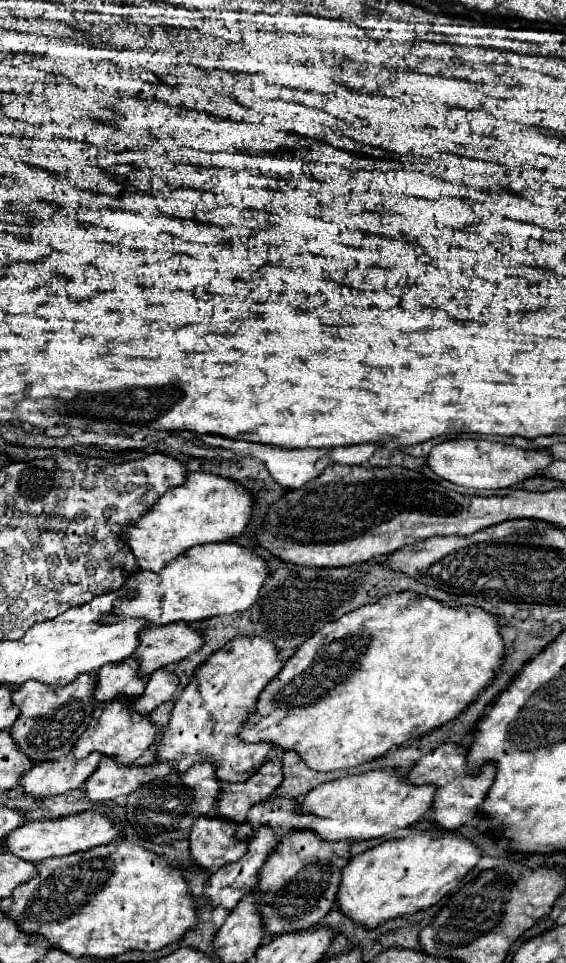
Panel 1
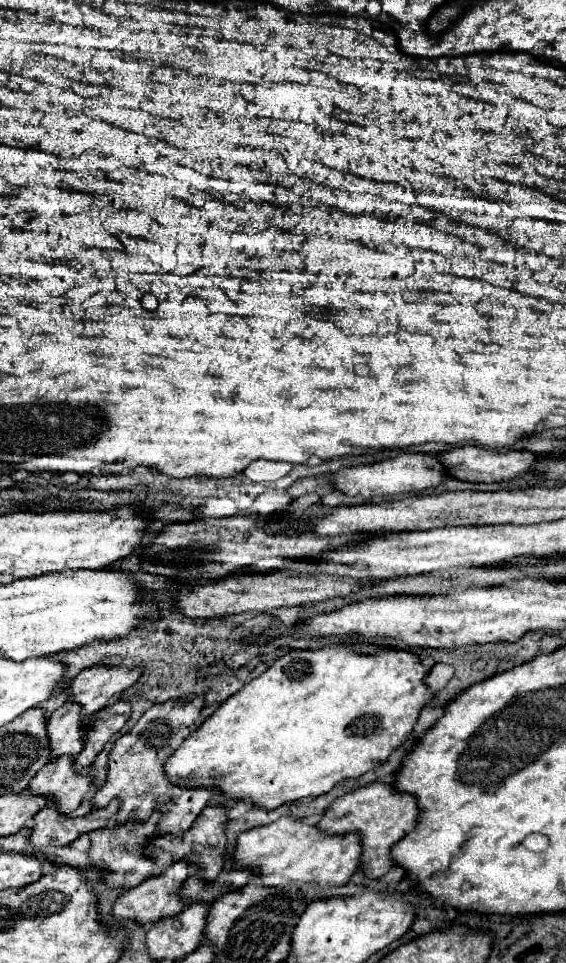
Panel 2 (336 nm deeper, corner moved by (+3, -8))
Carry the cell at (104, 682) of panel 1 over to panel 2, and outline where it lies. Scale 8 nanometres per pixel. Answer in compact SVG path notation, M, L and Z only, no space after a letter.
M66 702L62 708L52 712L48 718L48 742L50 742L50 758L60 756L78 756L84 748L84 724L80 718L80 706L74 702Z

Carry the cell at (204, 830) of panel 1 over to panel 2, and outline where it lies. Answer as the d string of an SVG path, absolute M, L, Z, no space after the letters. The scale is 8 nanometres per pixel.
M174 862L162 876L144 880L142 884L138 884L136 888L126 890L114 904L112 908L112 916L122 922L122 920L134 920L140 926L146 926L148 922L160 922L164 918L172 918L176 914L180 914L186 904L180 898L180 888L184 884L184 880L190 876L190 866L188 862Z

